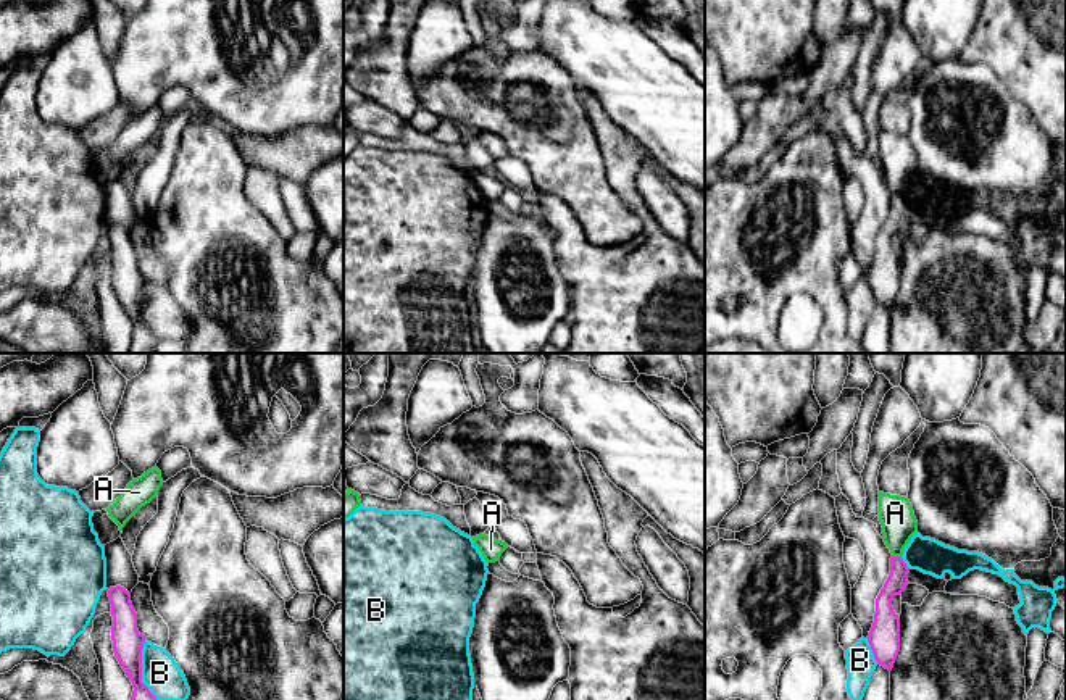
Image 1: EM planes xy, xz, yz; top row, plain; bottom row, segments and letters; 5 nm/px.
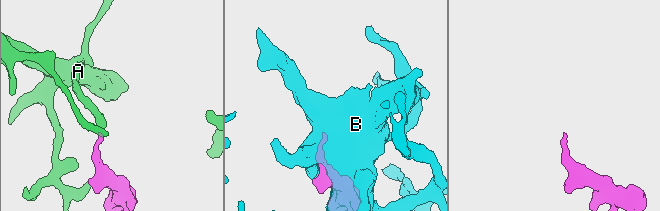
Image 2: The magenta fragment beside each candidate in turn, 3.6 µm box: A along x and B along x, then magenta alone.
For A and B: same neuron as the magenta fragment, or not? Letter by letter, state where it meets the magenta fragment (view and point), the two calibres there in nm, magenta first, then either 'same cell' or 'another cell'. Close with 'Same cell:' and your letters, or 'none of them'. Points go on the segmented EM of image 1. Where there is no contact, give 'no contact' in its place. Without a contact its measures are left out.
A: yz (897, 557) | 100/180 nm | same cell
B: xy (141, 670) | 160/190 nm | another cell
Same cell: A

